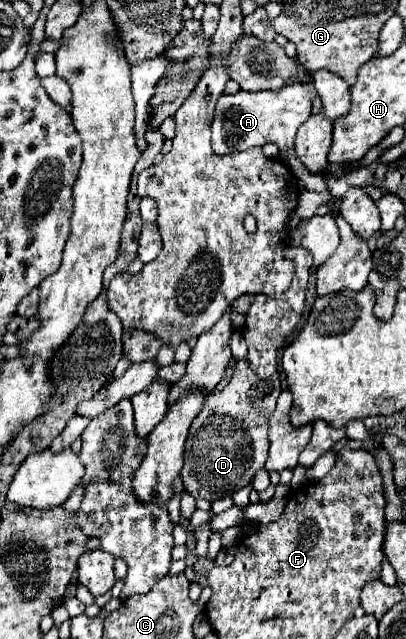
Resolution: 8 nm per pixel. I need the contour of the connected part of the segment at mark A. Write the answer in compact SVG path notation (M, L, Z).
M297 63L297 77L279 91L257 91L257 93L239 91L235 95L221 95L215 107L215 119L213 119L213 129L211 129L213 131L213 151L217 155L225 155L225 153L247 151L251 147L263 147L265 143L275 143L279 147L281 157L291 167L291 171L297 175L297 179L303 181L307 191L317 191L333 199L329 193L329 187L325 185L323 175L315 175L307 171L307 167L303 167L303 163L295 155L295 133L301 127L301 123L309 119L311 101L315 97L313 83L307 83L307 85L299 83L299 77L303 73L307 71L303 69L301 63Z

